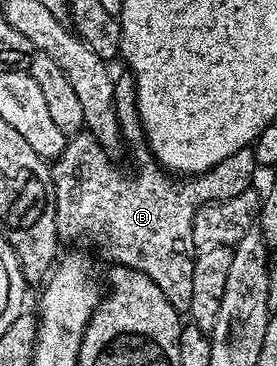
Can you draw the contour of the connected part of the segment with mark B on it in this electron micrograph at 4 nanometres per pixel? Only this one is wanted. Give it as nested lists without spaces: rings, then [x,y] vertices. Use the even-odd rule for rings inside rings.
[[[124,72],[116,77],[115,99],[117,111],[124,139],[130,143],[135,142],[135,160],[139,164],[135,174],[135,184],[126,180],[117,169],[114,168],[112,157],[99,145],[92,132],[78,132],[76,136],[68,139],[65,150],[50,165],[51,181],[55,184],[55,211],[53,213],[53,231],[59,236],[60,241],[67,246],[75,246],[78,240],[84,240],[87,244],[95,243],[107,260],[115,260],[119,252],[115,244],[121,247],[135,248],[131,252],[129,266],[141,274],[145,274],[169,298],[169,306],[173,306],[180,314],[190,313],[193,302],[193,266],[197,255],[195,242],[195,215],[208,202],[222,202],[241,194],[252,187],[251,179],[255,176],[257,165],[254,151],[250,147],[242,148],[234,152],[229,158],[222,160],[217,166],[213,166],[208,172],[201,172],[188,178],[176,178],[167,172],[166,168],[152,152],[148,142],[147,132],[140,120],[140,112],[136,104],[136,82],[134,76]]]

